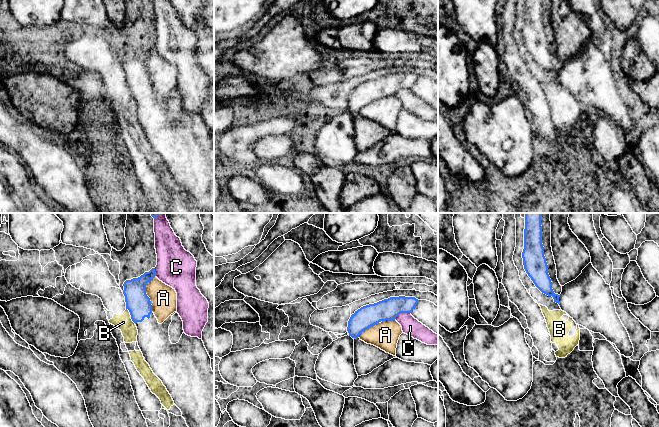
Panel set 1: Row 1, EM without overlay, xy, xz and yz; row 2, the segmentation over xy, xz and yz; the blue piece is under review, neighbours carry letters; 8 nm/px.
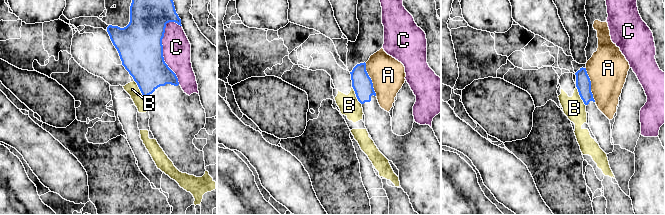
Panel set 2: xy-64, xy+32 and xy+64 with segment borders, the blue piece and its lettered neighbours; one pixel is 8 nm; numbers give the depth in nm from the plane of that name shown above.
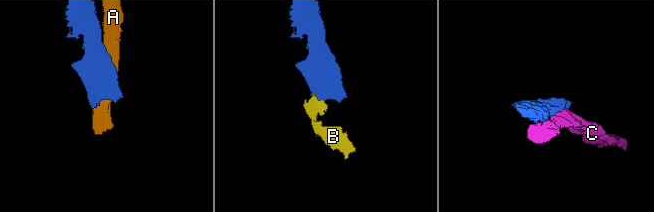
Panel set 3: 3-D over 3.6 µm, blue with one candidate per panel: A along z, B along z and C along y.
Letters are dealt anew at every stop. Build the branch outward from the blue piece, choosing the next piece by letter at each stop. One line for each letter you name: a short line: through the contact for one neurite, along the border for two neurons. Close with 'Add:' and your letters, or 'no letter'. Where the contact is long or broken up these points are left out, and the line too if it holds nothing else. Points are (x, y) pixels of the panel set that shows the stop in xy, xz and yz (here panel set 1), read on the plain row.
Add: no letter

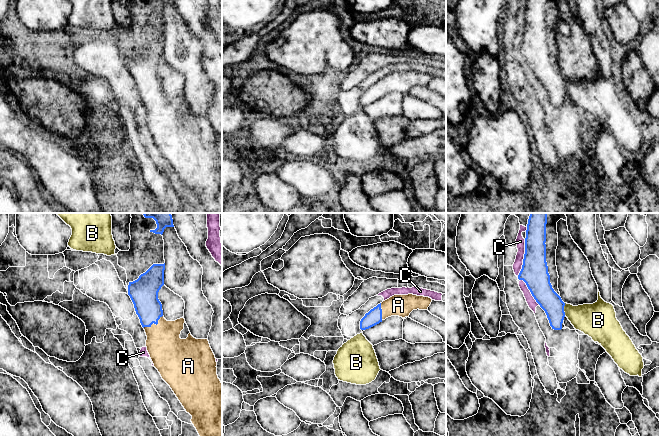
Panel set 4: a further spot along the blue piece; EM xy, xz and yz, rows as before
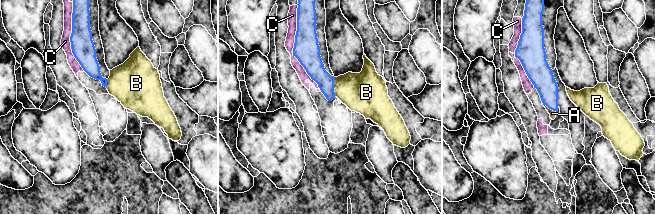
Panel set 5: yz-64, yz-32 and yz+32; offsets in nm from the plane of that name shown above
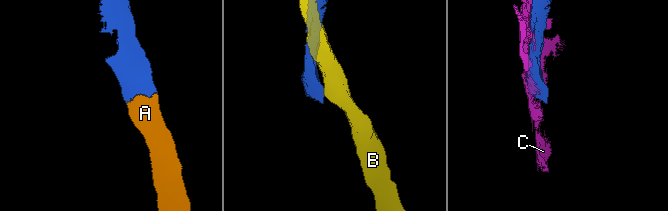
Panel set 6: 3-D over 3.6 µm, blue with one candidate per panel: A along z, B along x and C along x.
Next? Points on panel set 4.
Add: A

